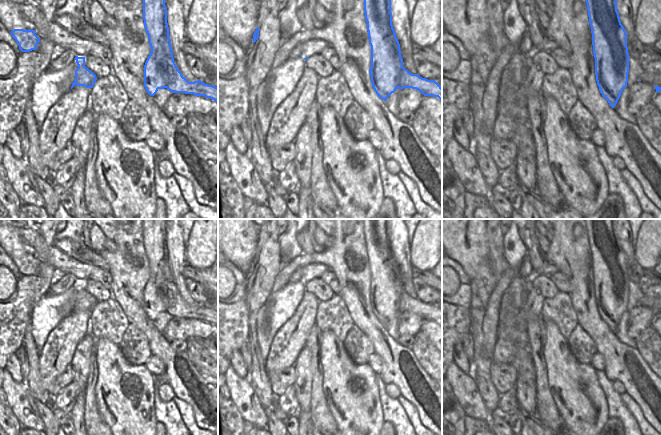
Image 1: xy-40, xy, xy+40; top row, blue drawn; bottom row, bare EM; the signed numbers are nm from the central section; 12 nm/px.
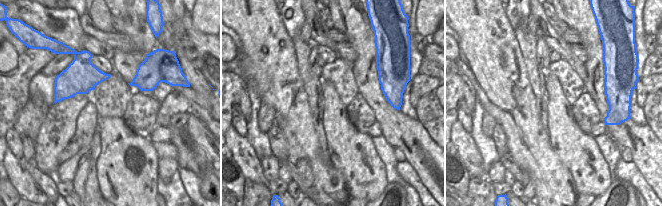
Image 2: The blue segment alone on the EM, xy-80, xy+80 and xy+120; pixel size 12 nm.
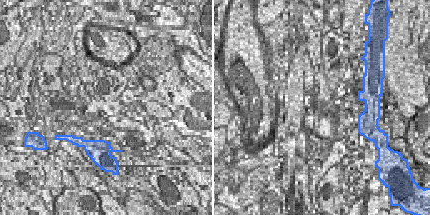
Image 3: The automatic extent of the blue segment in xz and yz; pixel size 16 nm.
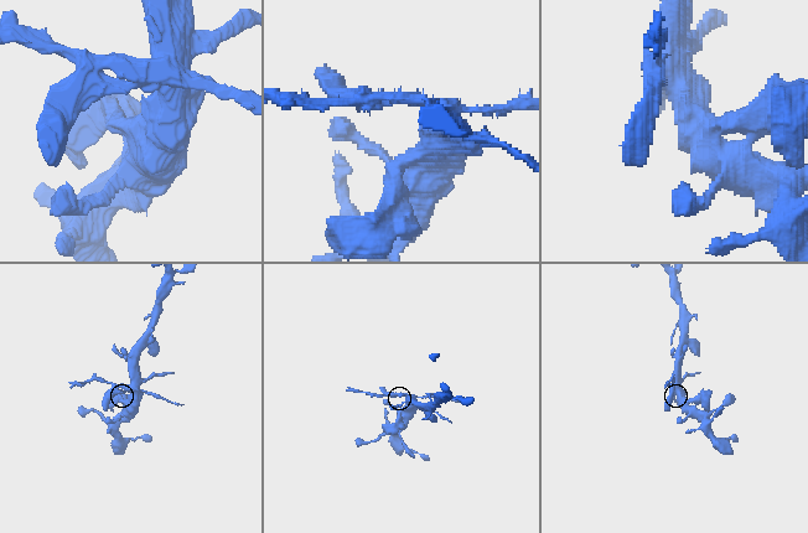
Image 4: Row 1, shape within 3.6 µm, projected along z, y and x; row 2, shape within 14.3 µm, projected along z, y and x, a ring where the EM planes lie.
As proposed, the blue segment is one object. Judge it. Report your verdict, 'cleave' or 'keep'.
cleave

